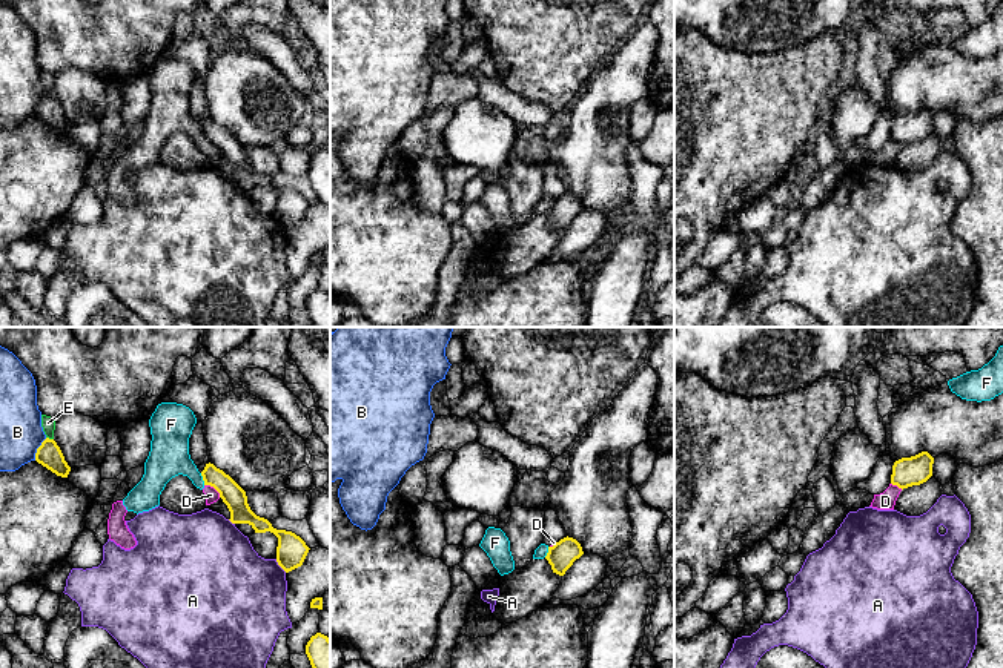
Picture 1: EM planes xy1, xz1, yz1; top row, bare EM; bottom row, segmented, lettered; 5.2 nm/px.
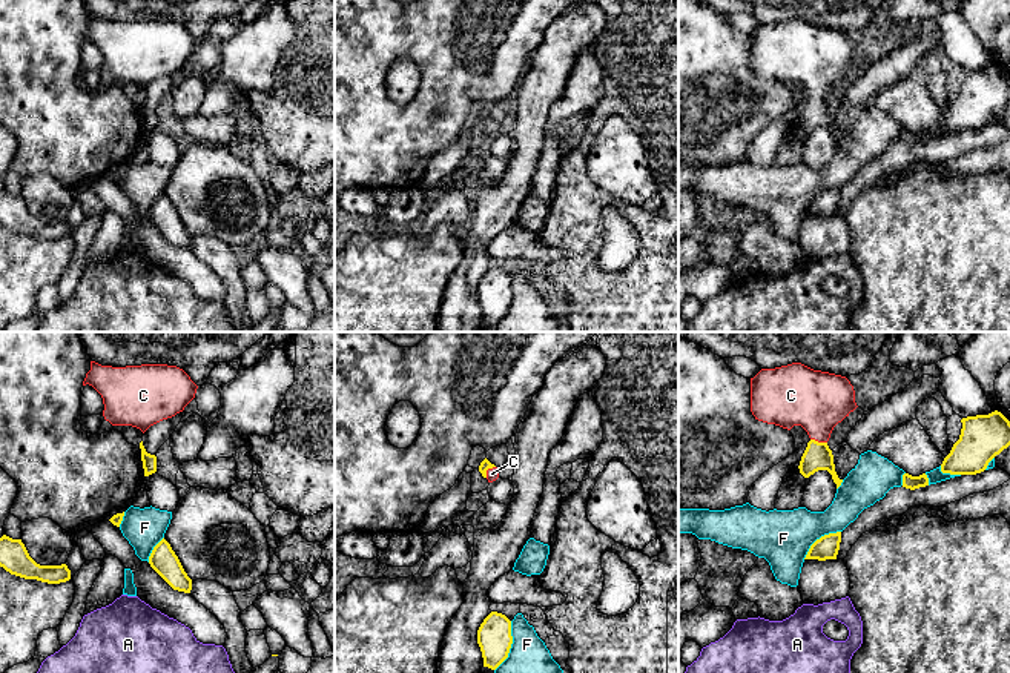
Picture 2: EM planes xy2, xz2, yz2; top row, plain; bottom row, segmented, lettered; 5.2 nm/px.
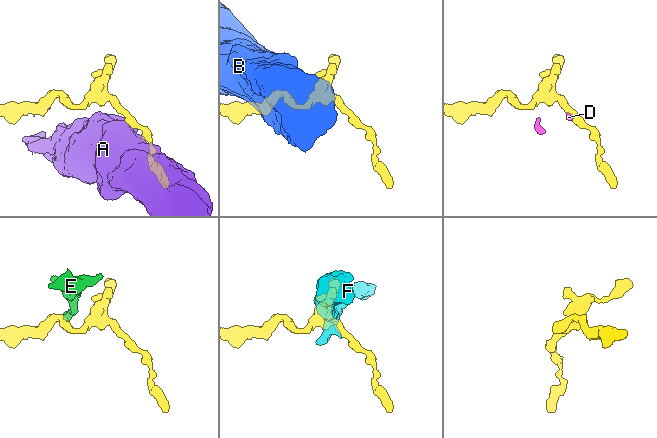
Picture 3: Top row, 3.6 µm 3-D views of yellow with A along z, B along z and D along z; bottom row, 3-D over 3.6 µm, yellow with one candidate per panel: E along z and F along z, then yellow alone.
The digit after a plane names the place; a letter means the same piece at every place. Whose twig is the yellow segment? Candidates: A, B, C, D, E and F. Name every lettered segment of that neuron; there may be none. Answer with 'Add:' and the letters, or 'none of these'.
Add: C

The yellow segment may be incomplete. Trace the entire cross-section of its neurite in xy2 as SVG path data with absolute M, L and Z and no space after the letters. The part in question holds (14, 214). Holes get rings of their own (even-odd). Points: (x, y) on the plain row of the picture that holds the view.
M6 191L0 194L0 223L11 230L48 240L60 240L71 235L71 226L66 220L40 221L29 212L21 195L12 195Z

